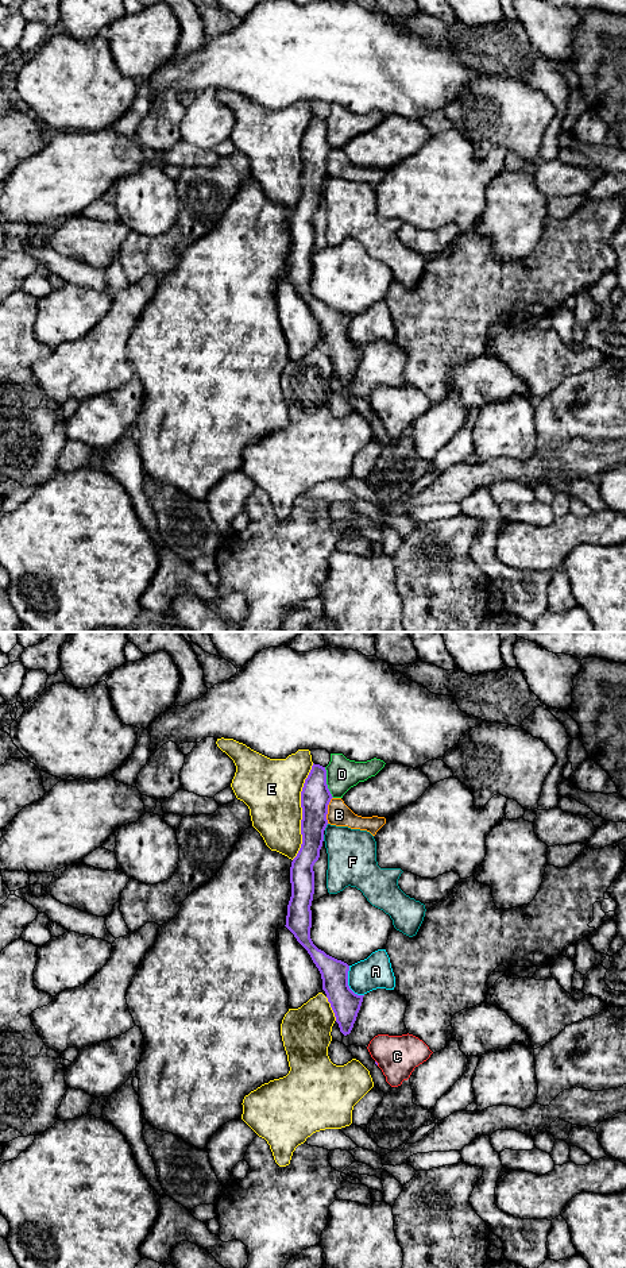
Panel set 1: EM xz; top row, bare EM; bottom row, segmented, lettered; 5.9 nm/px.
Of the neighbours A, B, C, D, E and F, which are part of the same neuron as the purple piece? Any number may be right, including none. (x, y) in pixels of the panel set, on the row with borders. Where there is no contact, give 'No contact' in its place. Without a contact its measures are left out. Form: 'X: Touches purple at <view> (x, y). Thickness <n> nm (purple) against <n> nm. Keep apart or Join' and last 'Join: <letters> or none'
A: Touches purple at xz (347, 983). Thickness 170 nm (purple) against 200 nm. Keep apart
B: Touches purple at xz (327, 810). Thickness 180 nm (purple) against 140 nm. Keep apart
C: Touches purple at xz (377, 1063). Thickness 20 nm (purple) against 240 nm. Keep apart
D: Touches purple at xz (325, 782). Thickness 180 nm (purple) against 190 nm. Keep apart
E: Touches purple at xz (302, 812). Thickness 180 nm (purple) against 360 nm. Keep apart
F: Touches purple at xz (325, 827). Thickness 180 nm (purple) against 280 nm. Keep apart
Join: none

